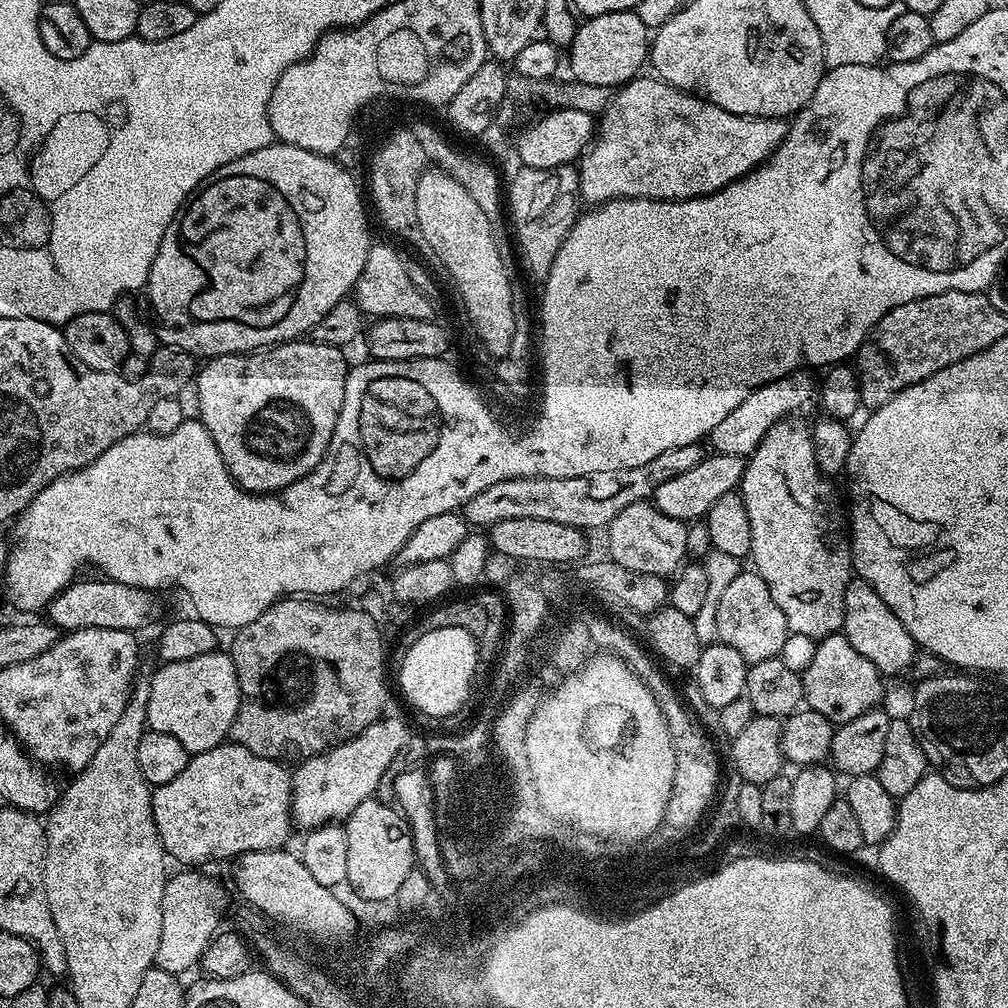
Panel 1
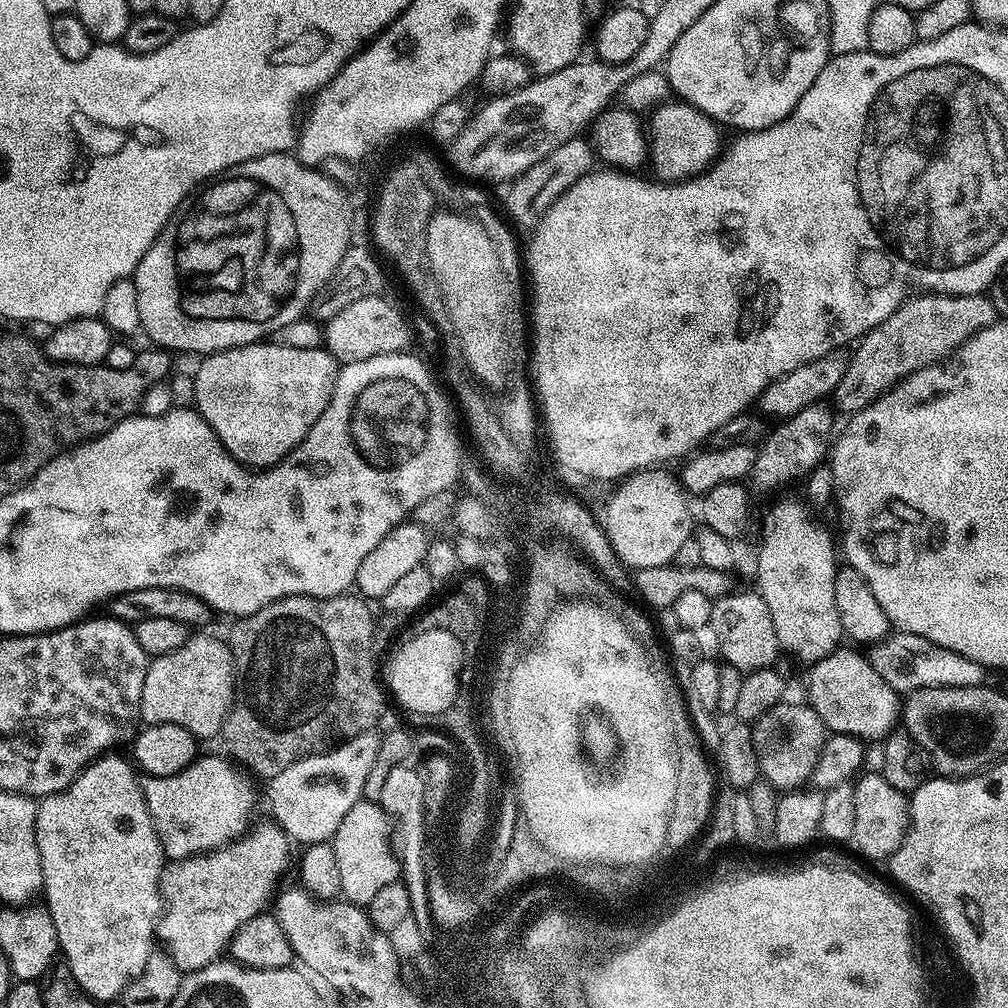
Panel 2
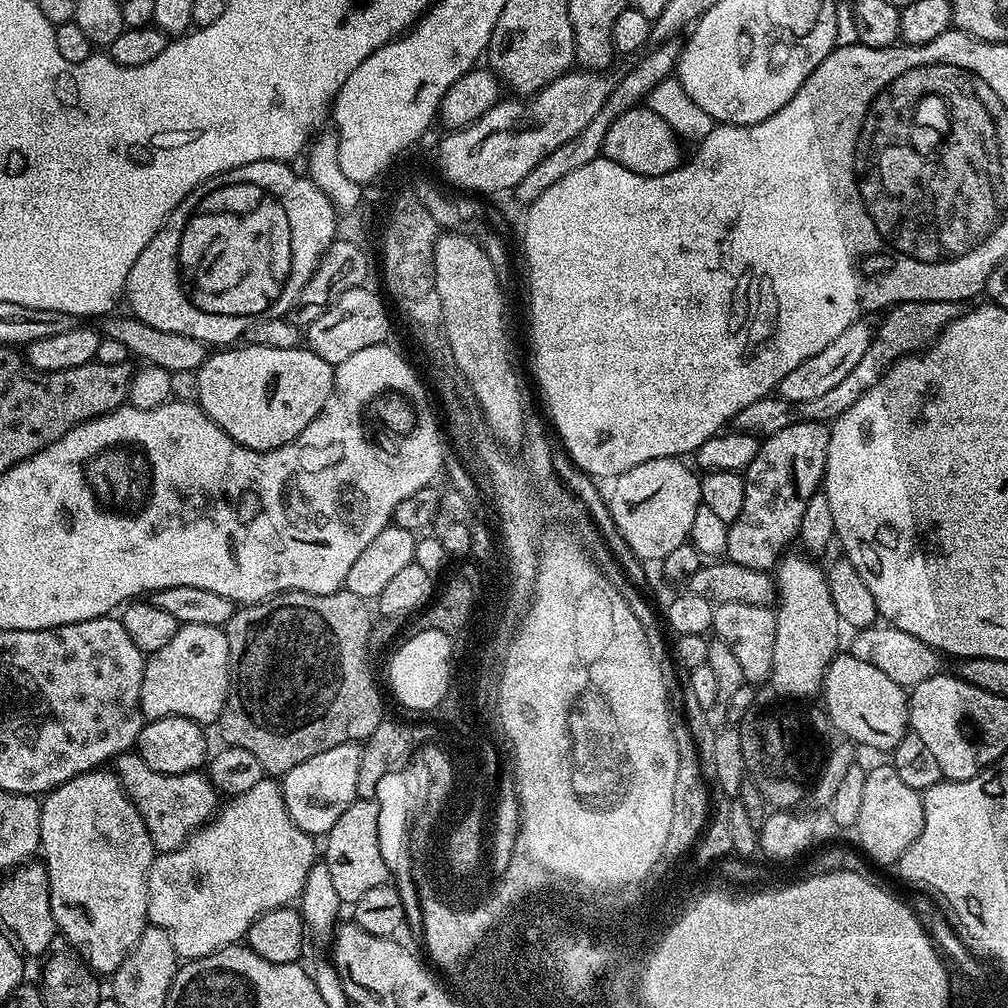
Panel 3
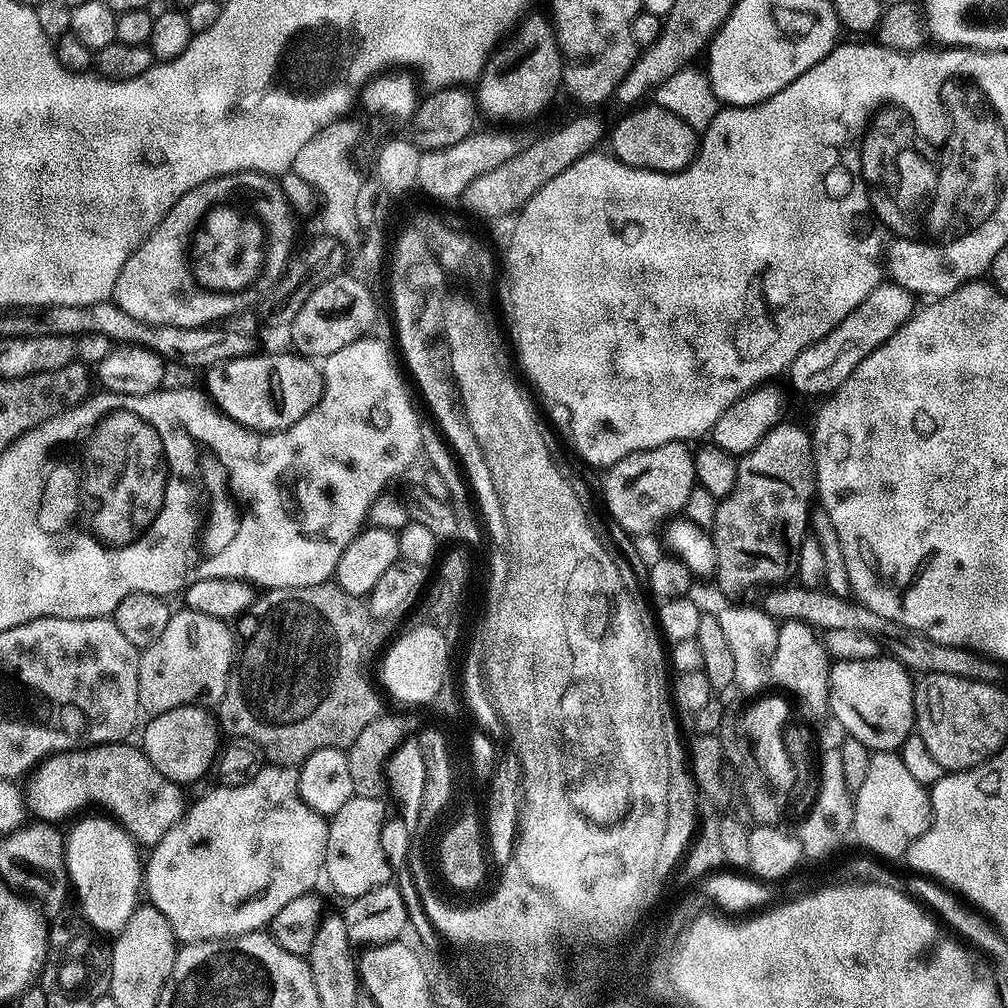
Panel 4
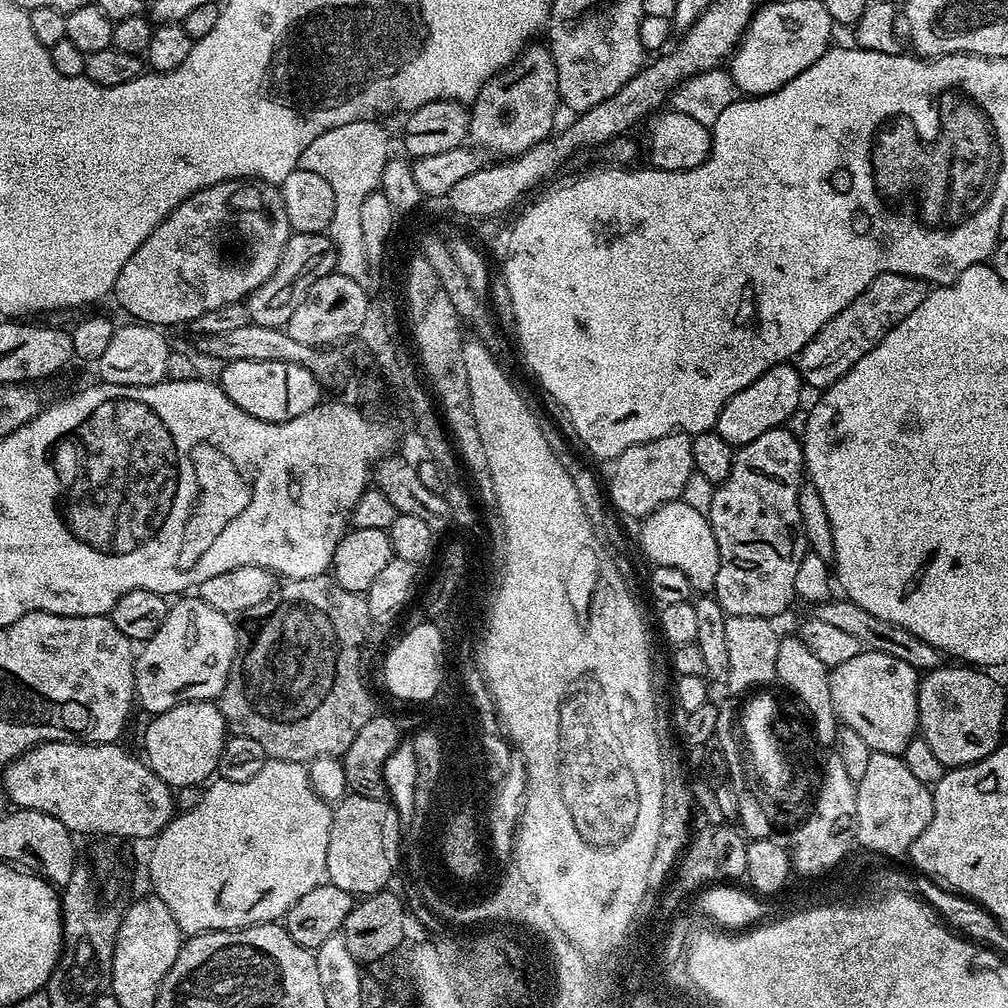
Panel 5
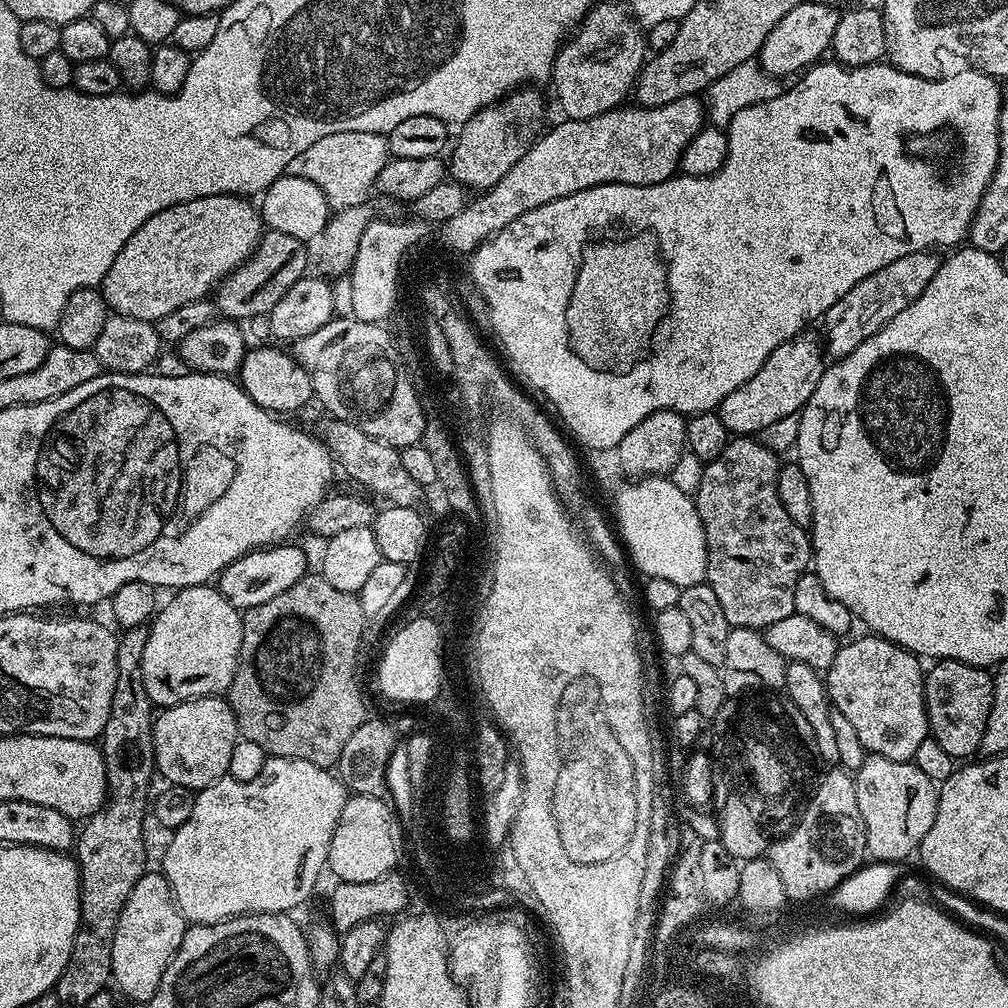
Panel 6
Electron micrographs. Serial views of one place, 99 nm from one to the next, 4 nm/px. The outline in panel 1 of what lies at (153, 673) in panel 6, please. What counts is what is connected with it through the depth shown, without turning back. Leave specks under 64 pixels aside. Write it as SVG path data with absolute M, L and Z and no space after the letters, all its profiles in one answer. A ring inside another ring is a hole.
M217 650L210 654L198 654L198 658L186 658L186 662L161 663L159 667L150 676L152 685L147 727L153 732L178 738L189 754L205 752L225 743L242 699L231 655Z

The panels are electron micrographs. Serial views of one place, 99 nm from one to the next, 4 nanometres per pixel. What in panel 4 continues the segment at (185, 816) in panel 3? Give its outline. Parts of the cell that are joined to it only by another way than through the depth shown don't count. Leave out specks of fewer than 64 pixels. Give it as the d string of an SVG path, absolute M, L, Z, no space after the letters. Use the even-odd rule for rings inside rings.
M132 742L118 744L97 744L91 748L74 752L59 752L48 757L43 764L35 769L27 781L26 808L32 812L37 821L60 822L63 816L82 807L87 800L101 804L136 839L137 845L151 846L158 843L175 824L179 824L186 811L186 792L181 785L175 784L166 774L158 774L154 770L154 762L146 758L143 747L132 745Z

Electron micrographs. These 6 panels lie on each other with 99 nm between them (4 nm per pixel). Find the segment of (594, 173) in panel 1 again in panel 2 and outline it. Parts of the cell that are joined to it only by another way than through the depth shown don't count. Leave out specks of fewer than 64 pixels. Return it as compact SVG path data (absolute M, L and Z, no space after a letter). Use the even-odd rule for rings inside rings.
M683 102L661 103L651 109L652 121L646 124L647 155L652 156L655 179L660 182L679 182L708 171L721 155L721 125L702 110Z

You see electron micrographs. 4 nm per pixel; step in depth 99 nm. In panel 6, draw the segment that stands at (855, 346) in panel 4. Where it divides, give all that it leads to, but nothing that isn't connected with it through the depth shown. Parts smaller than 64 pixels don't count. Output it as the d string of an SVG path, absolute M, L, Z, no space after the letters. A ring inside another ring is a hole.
M935 251L915 252L906 254L906 258L898 258L898 262L890 262L890 266L882 266L882 270L874 270L870 278L862 278L858 286L854 286L847 294L842 294L834 306L825 312L822 317L824 323L824 332L828 335L828 352L832 360L840 360L854 346L866 342L877 332L883 324L889 324L894 318L894 314L902 314L914 298L930 286L930 278L938 274L942 260Z

